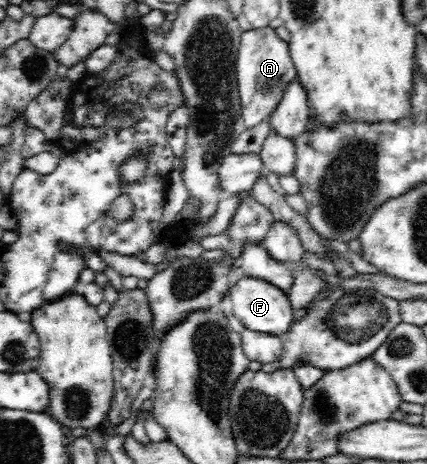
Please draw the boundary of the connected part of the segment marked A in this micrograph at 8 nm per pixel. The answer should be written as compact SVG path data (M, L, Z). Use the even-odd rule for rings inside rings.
M270 27L244 32L240 38L235 64L238 93L241 100L241 118L246 130L266 122L282 101L286 86L297 80L288 44Z

